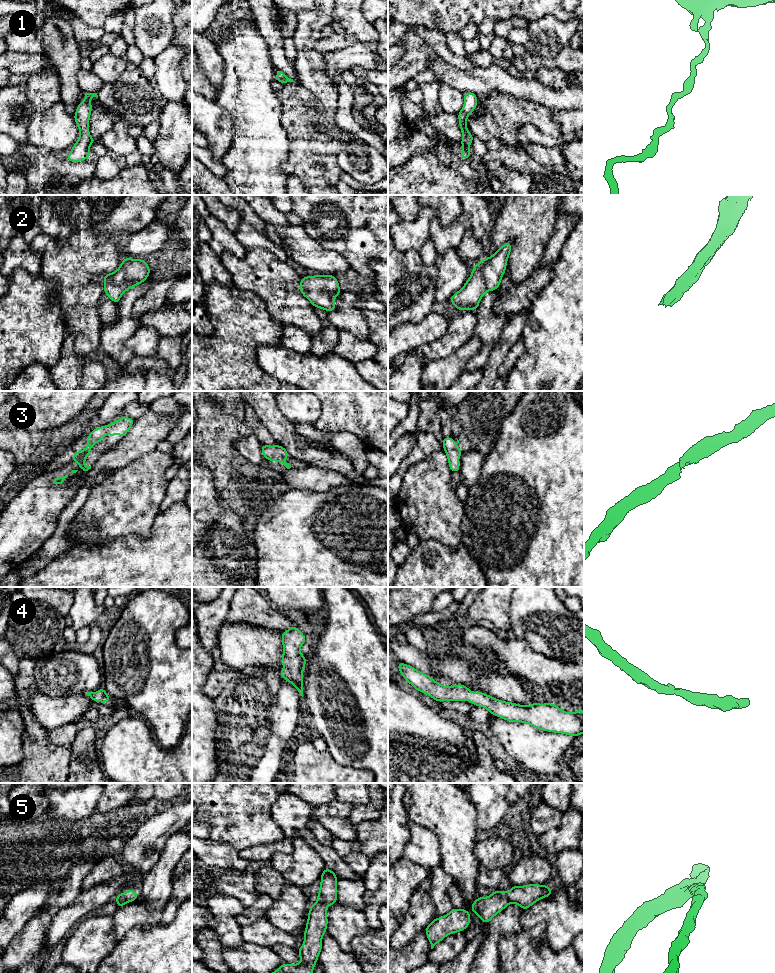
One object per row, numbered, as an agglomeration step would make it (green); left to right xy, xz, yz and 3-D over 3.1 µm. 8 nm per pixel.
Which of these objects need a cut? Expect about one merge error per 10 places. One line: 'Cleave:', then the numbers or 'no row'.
Cleave: no row

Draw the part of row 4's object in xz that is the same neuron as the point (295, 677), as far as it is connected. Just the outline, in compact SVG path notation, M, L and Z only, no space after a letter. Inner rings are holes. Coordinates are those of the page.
M292 624L291 628L281 634L283 654L281 662L284 668L280 671L280 676L287 682L292 683L303 697L303 670L307 662L300 648L308 639L304 634Z

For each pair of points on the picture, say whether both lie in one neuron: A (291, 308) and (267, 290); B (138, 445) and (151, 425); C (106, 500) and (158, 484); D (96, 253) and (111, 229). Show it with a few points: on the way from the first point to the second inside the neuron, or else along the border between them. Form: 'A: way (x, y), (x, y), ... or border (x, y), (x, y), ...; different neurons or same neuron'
A: way (285, 302), (273, 290); same neuron
B: way (140, 440), (148, 430); same neuron
C: way (119, 500), (127, 500), (145, 484); same neuron
D: border (97, 217), (98, 235), (121, 242); different neurons

